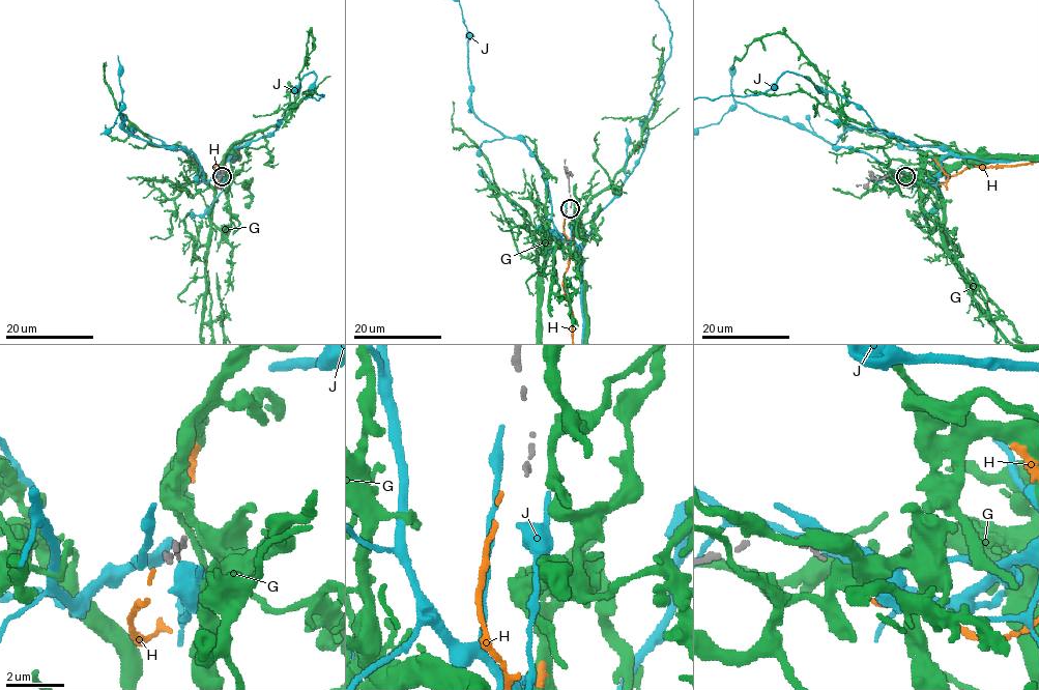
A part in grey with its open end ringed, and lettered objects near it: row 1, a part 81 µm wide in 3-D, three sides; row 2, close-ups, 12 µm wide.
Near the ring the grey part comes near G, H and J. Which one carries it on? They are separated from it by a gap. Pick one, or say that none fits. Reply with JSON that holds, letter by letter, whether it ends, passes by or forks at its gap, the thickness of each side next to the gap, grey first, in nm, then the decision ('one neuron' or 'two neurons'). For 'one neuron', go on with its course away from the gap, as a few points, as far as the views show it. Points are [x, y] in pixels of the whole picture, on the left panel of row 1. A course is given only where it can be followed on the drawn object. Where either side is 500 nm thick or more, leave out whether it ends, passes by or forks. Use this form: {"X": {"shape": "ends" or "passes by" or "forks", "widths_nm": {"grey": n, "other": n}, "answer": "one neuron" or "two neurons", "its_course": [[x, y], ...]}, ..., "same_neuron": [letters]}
{"G": {"shape": "passes by", "widths_nm": {"grey": 130, "other": 320}, "answer": "two neurons"}, "H": {"shape": "ends", "widths_nm": {"grey": 130, "other": 110}, "answer": "one neuron"}, "J": {"shape": "ends", "widths_nm": {"grey": 130, "other": 160}, "answer": "two neurons"}, "same_neuron": ["H"]}

